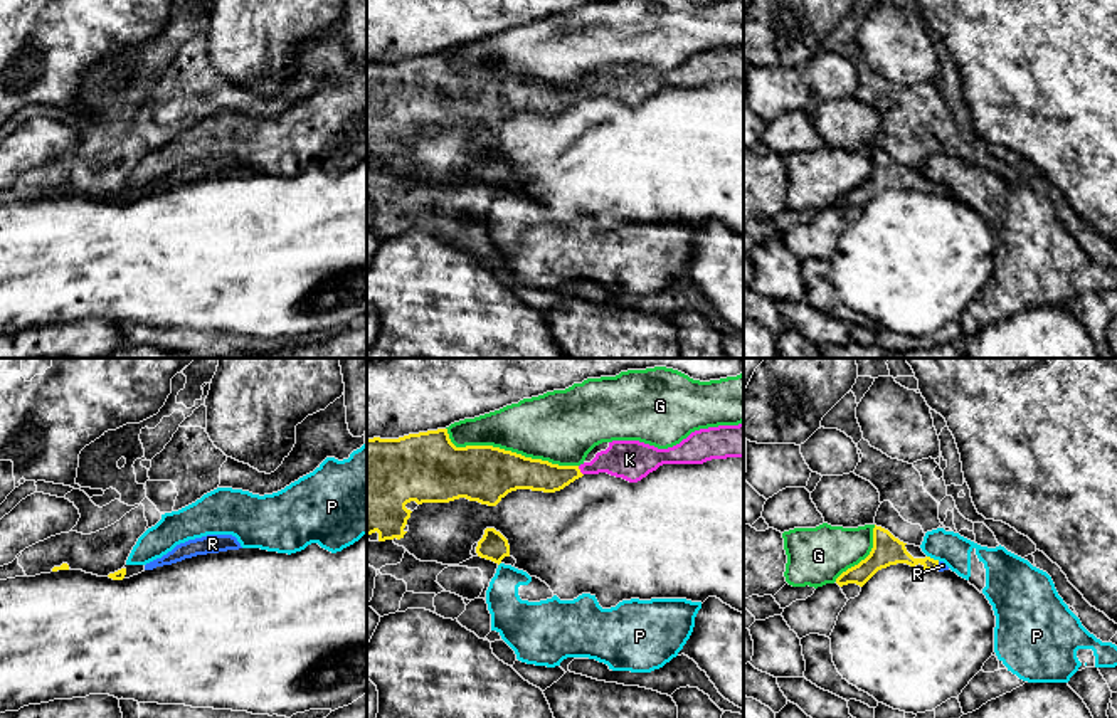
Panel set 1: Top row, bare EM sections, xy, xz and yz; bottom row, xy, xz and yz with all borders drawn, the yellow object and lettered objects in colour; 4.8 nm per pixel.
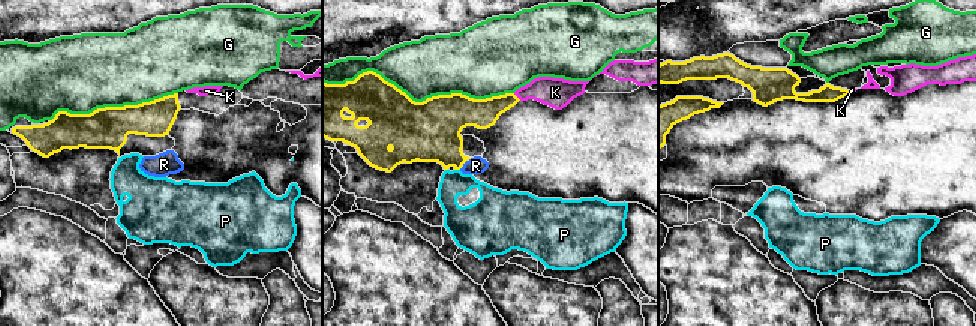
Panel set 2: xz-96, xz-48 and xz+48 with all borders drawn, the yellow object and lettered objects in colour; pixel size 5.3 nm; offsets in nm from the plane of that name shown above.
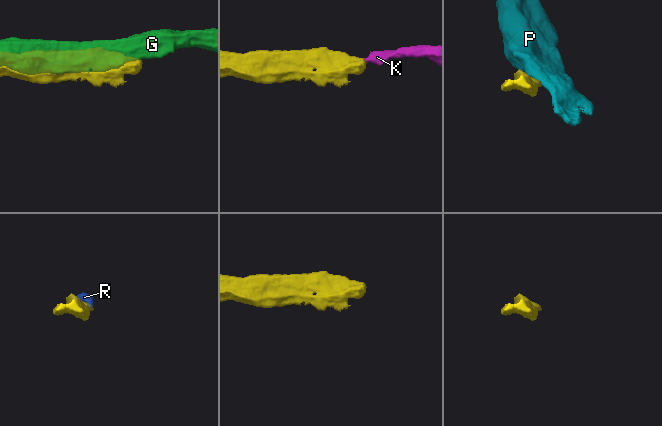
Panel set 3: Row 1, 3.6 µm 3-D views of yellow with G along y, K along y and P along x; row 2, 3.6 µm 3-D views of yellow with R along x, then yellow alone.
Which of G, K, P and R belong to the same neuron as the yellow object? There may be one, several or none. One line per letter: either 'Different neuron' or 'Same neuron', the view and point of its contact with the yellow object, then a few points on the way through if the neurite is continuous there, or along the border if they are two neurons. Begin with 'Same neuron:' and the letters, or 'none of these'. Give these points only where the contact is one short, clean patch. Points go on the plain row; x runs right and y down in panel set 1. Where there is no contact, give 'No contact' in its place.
Same neuron: K, R
G: Different neuron. Touches yellow at xz (508, 74)
K: Same neuron. Touches yellow at xz (579, 95). Path across: xz (527, 96), (579, 95), (604, 84), (629, 83)
P: Different neuron. Touches yellow at yz (932, 182). Boundary: yz (927, 179), (939, 184)
R: Same neuron. Touches yellow at yz (937, 189). Path across: yz (889, 174), (910, 184), (937, 189), (942, 189)

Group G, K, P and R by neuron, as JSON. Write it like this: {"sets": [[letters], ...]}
{"sets": [["G"], ["K", "R"], ["P"]]}

